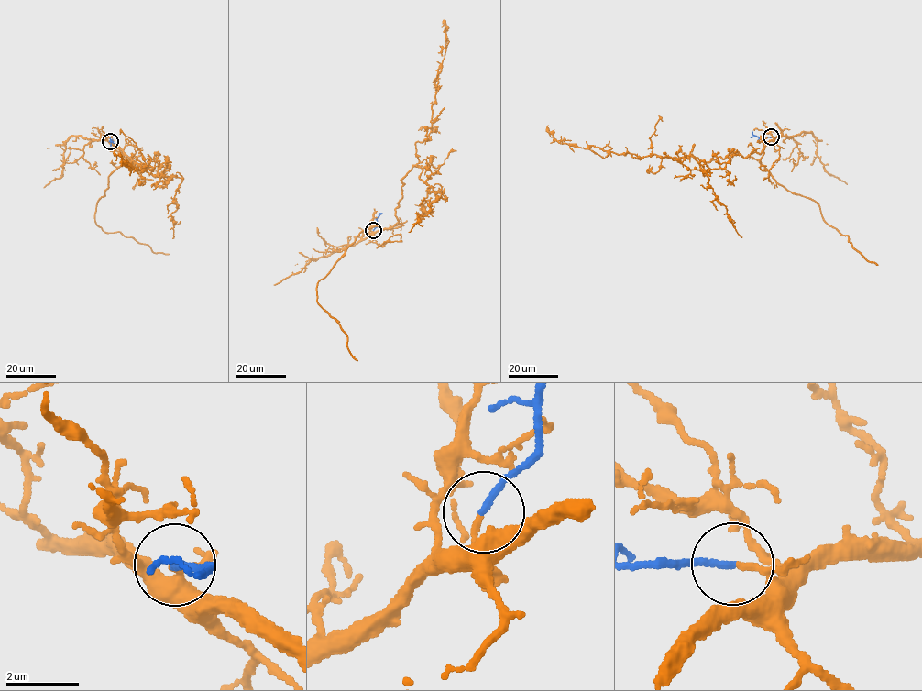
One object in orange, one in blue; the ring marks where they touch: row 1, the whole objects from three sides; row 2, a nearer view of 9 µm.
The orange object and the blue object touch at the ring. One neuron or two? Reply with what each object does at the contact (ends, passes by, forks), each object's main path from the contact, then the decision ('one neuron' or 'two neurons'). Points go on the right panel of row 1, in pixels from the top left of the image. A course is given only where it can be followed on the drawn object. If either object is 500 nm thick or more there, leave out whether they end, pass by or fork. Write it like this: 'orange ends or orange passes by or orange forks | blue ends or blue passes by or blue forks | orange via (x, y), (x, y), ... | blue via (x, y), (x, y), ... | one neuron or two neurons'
orange passes by | blue ends | orange via (771, 137), (761, 153), (741, 157), (736, 152), (704, 162), (691, 154), (637, 157), (559, 143), (548, 125) | blue via (771, 137), (758, 137), (752, 131) | one neuron

